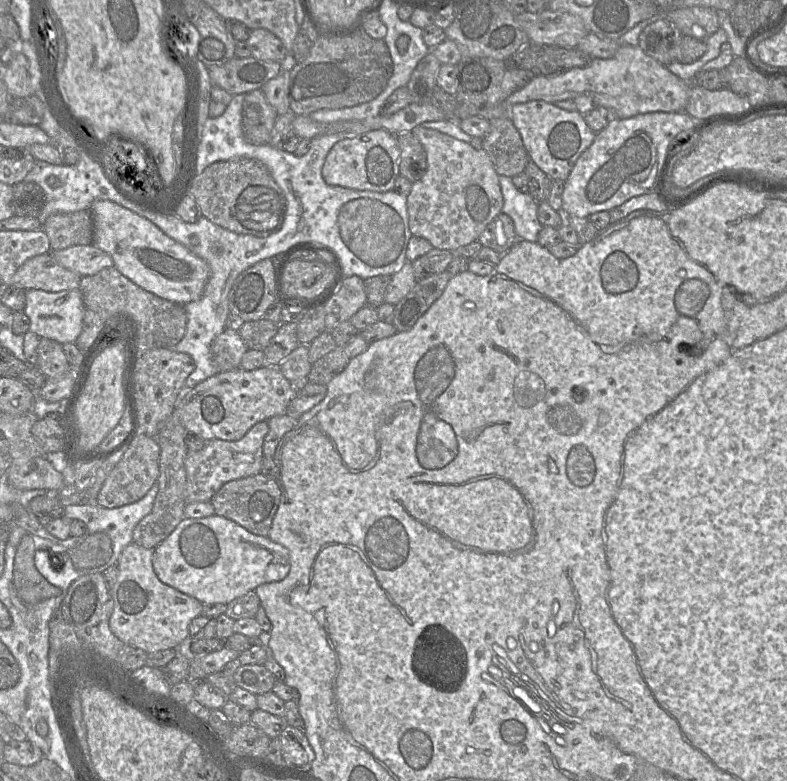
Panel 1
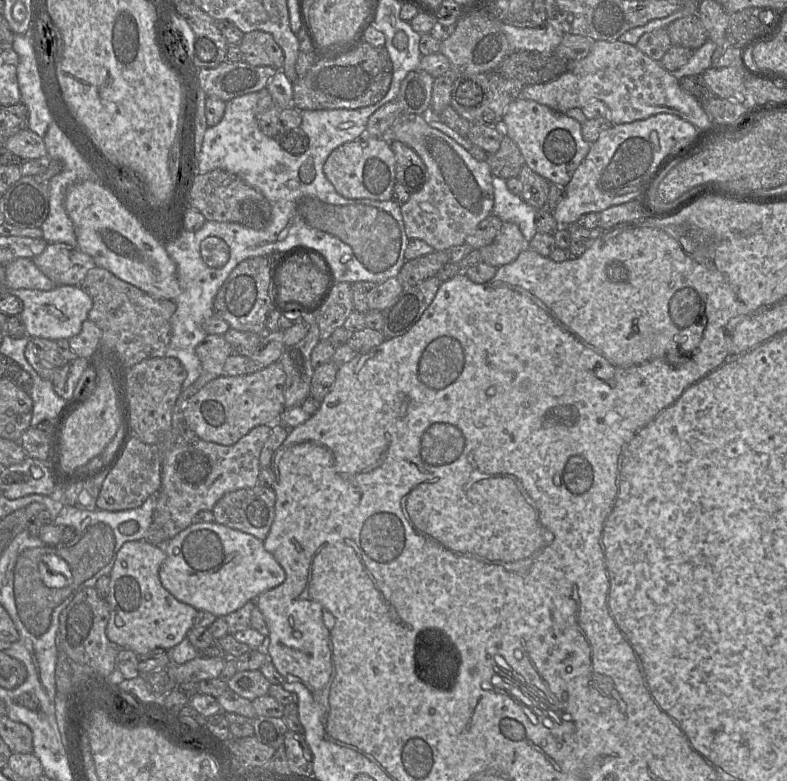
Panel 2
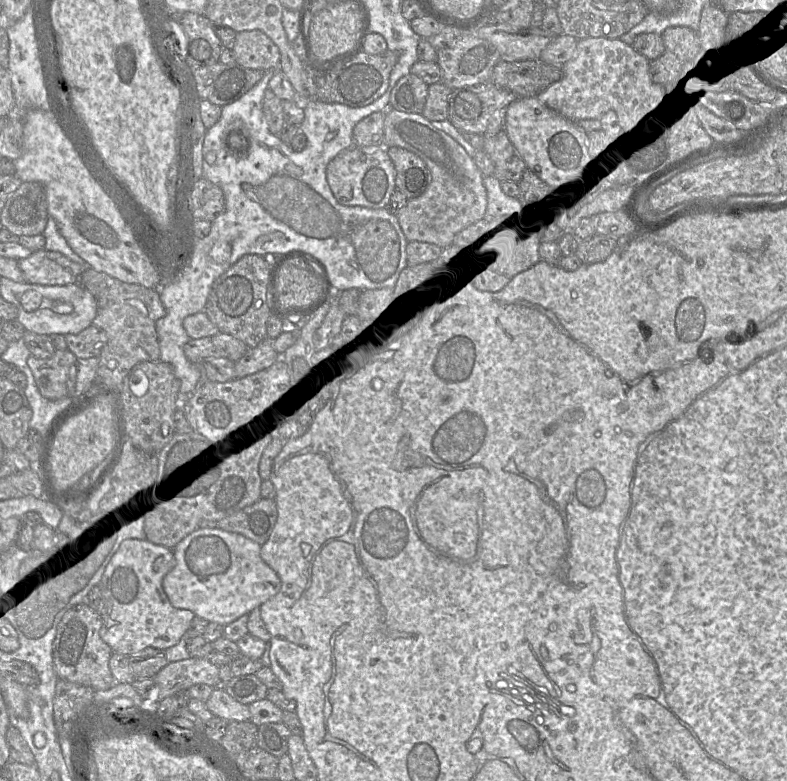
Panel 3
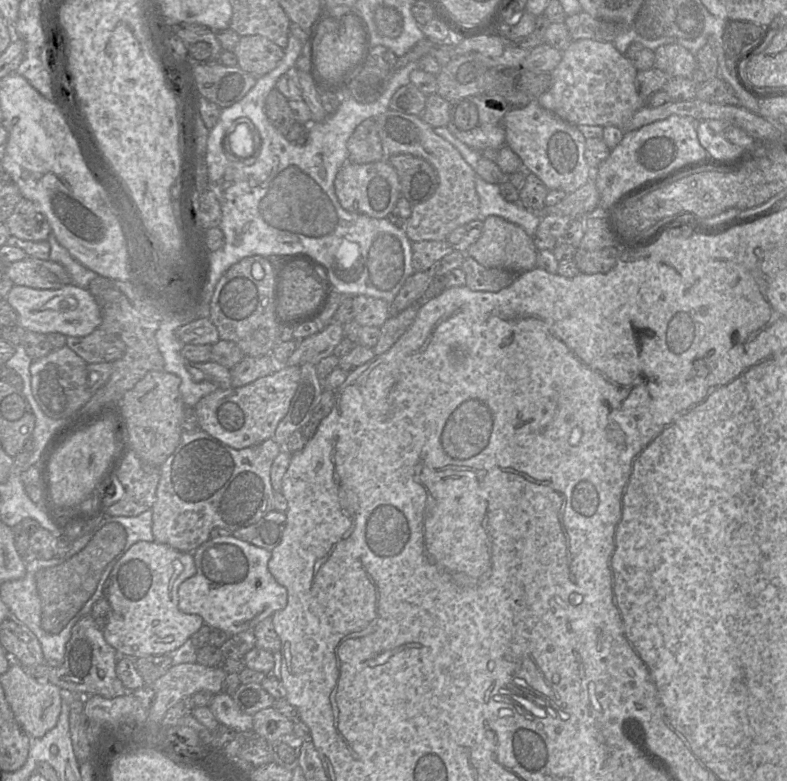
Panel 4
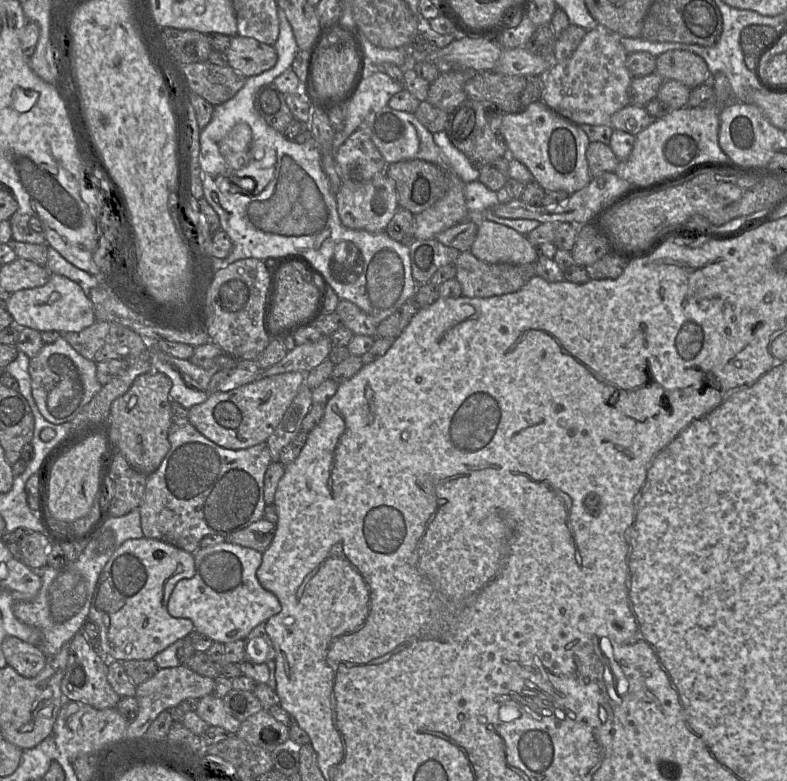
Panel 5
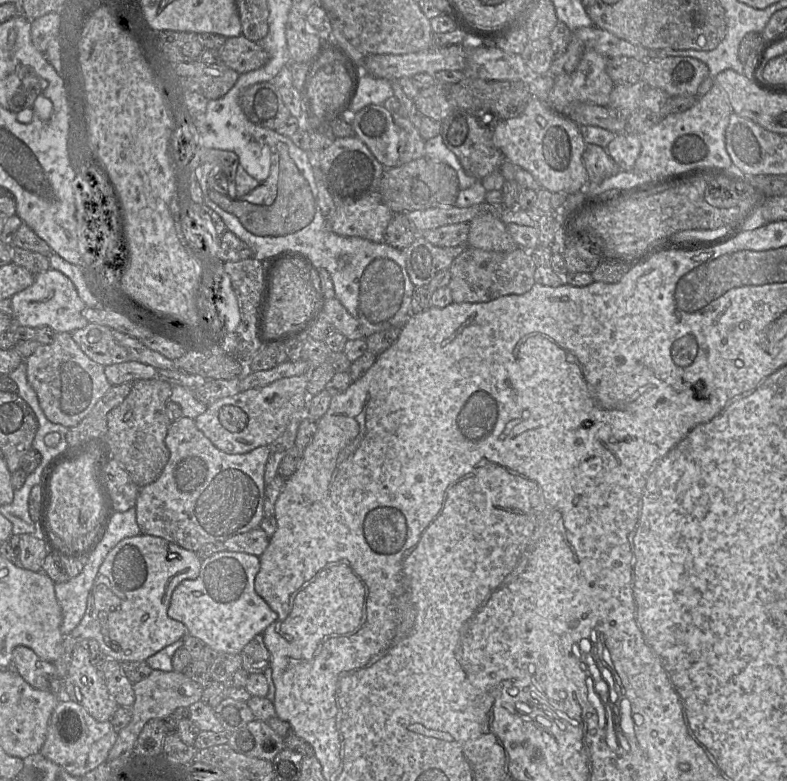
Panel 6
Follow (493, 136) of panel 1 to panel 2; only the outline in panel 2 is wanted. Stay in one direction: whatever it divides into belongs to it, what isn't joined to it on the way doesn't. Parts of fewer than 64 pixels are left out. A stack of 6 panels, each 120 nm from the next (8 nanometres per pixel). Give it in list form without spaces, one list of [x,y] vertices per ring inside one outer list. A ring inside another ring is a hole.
[[[503,135],[499,150],[496,153],[488,154],[486,161],[493,176],[505,180],[517,177],[525,164],[520,149],[507,135]]]

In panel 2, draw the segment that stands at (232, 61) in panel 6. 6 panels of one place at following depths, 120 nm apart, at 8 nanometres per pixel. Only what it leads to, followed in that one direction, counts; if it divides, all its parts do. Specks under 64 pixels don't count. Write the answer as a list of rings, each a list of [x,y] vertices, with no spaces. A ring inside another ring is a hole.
[[[260,30],[248,32],[244,34],[239,48],[243,61],[252,66],[283,68],[283,50],[270,33]]]

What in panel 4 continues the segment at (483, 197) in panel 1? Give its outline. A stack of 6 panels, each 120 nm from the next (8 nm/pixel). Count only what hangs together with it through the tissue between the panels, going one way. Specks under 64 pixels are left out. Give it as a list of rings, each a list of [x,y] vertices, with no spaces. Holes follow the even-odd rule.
[[[388,109],[376,118],[385,156],[410,154],[429,162],[438,176],[434,194],[425,202],[412,206],[412,213],[404,224],[404,232],[413,242],[444,241],[460,226],[480,218],[480,200],[476,191],[476,171],[460,152],[434,132],[420,116]]]

